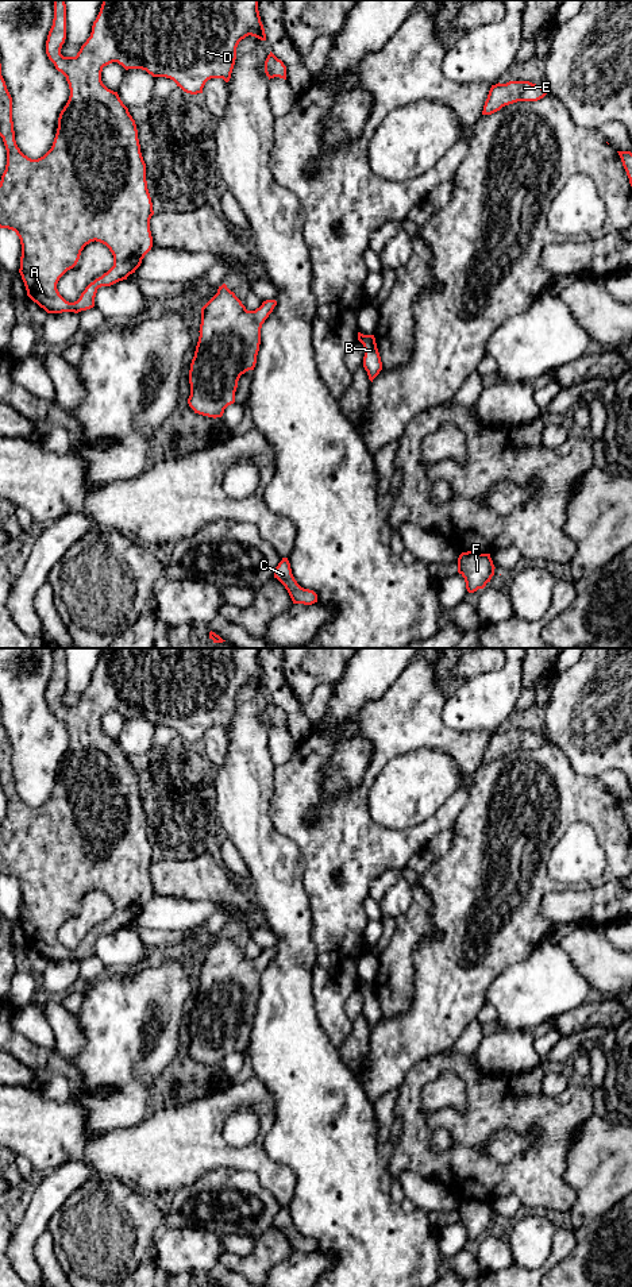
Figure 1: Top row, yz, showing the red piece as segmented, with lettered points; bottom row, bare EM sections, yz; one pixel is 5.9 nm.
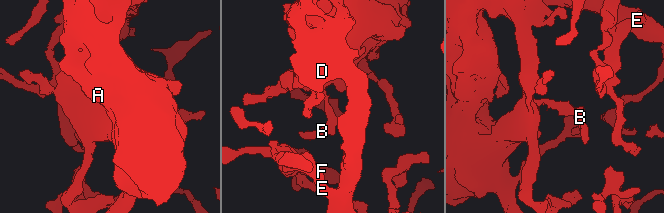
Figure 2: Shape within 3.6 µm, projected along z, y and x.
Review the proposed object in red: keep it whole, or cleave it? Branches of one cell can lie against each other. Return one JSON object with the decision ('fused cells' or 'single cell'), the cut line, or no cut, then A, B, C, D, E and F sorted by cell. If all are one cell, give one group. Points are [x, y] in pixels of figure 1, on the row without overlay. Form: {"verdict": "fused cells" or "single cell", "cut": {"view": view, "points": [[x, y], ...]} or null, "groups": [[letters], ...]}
{"verdict": "single cell", "cut": null, "groups": [["A", "B", "C", "D", "E", "F"]]}

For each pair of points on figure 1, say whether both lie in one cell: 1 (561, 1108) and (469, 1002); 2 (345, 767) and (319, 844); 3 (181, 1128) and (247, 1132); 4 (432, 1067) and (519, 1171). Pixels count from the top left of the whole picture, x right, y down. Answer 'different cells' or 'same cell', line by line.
1: different cells
2: different cells
3: different cells
4: same cell

